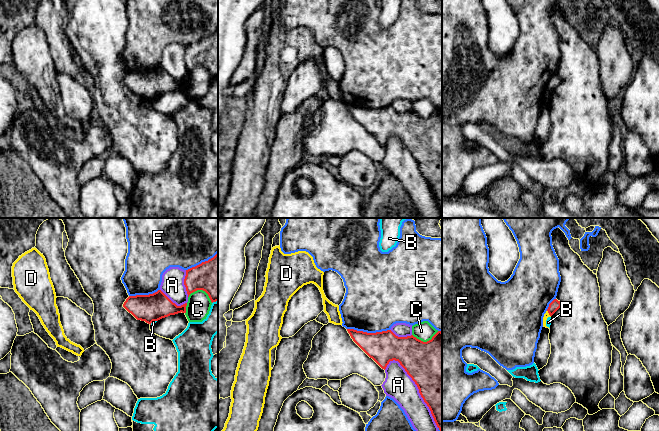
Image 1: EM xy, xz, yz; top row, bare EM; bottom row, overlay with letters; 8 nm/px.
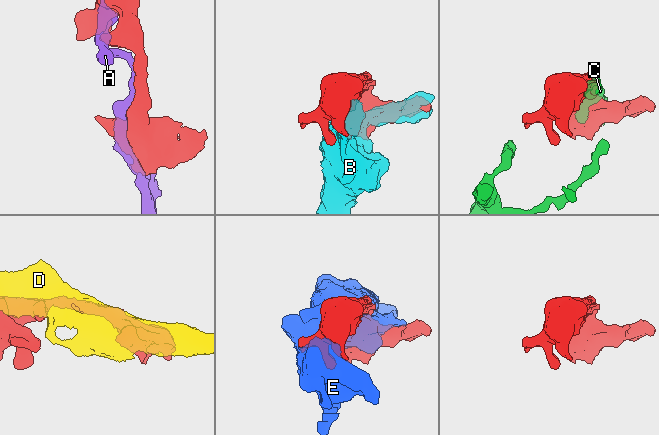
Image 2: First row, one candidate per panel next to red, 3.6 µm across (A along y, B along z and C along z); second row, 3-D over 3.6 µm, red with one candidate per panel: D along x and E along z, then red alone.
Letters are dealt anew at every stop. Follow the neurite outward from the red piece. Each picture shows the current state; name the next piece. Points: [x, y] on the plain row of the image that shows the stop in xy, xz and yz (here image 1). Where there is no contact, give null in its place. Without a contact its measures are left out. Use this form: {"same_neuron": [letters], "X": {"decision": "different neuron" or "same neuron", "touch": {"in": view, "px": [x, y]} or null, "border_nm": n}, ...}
{"same_neuron": [], "A": {"decision": "different neuron", "touch": {"in": "xz", "px": [419, 167]}, "border_nm": 650}, "B": {"decision": "different neuron", "touch": {"in": "xy", "px": [153, 96]}, "border_nm": 70}, "C": {"decision": "different neuron", "touch": {"in": "xy", "px": [202, 65]}, "border_nm": 200}, "D": {"decision": "different neuron", "touch": {"in": "yz", "px": [548, 88]}, "border_nm": 60}, "E": {"decision": "different neuron", "touch": {"in": "xz", "px": [368, 109]}, "border_nm": 340}}

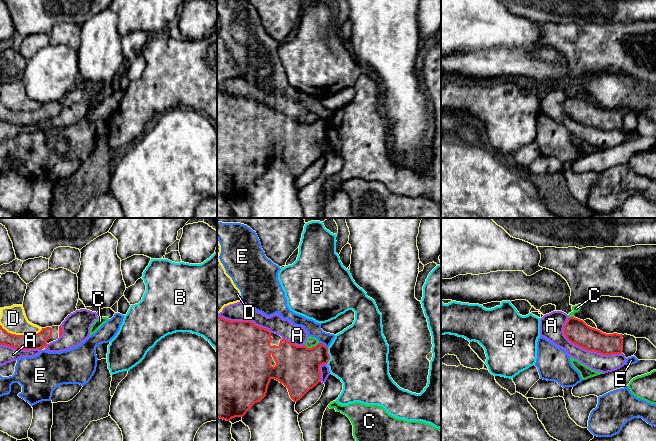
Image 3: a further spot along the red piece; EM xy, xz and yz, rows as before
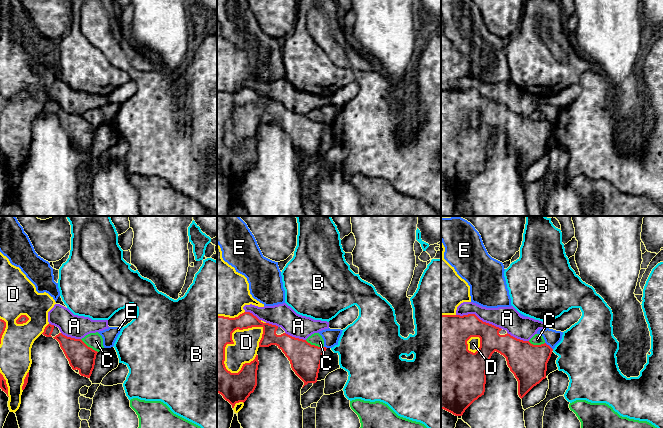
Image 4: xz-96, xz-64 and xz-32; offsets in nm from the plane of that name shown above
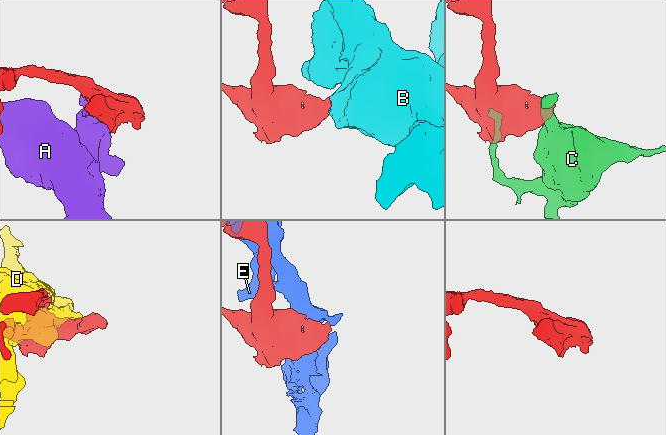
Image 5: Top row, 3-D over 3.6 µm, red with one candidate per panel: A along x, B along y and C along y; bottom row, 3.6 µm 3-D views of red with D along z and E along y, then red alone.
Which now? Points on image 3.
{"same_neuron": [], "A": {"decision": "different neuron", "touch": {"in": "yz", "px": [588, 126]}, "border_nm": 500}, "B": {"decision": "different neuron", "touch": {"in": "xz", "px": [329, 132]}, "border_nm": 130}, "C": {"decision": "different neuron", "touch": {"in": "xz", "px": [312, 123]}, "border_nm": 120}, "D": {"decision": "different neuron", "touch": {"in": "xy", "px": [21, 111]}, "border_nm": 340}, "E": {"decision": "different neuron", "touch": {"in": "xz", "px": [323, 120]}, "border_nm": 90}}

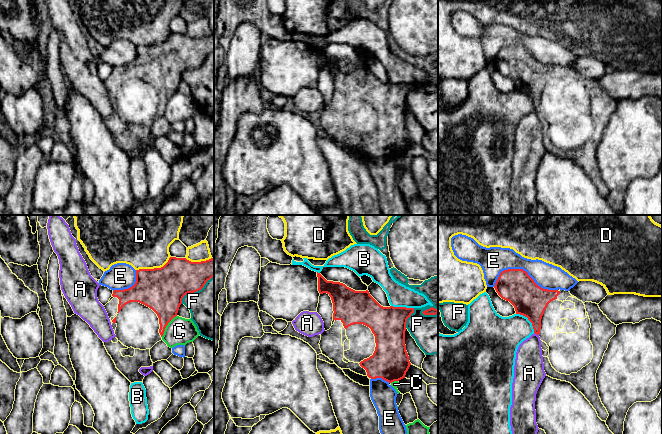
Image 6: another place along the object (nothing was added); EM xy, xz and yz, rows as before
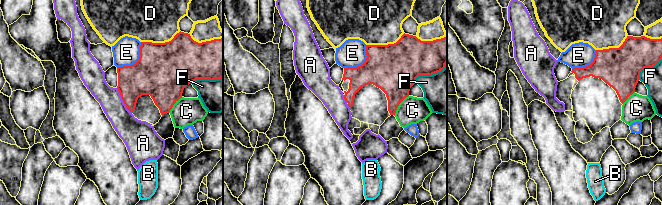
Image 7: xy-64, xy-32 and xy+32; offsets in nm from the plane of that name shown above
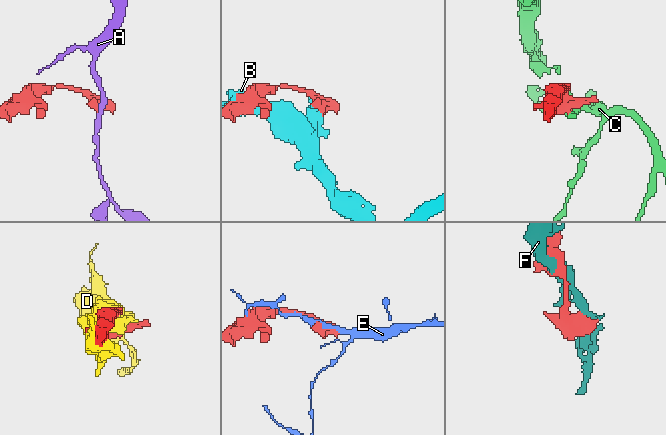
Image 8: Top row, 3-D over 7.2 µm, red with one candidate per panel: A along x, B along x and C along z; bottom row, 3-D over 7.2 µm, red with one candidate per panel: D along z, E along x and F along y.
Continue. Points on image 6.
{"same_neuron": [], "A": {"decision": "different neuron", "touch": {"in": "yz", "px": [536, 109]}, "border_nm": 50}, "B": {"decision": "different neuron", "touch": {"in": "yz", "px": [528, 95]}, "border_nm": 220}, "C": {"decision": "different neuron", "touch": {"in": "xy", "px": [166, 101]}, "border_nm": 220}, "D": {"decision": "different neuron", "touch": {"in": "xy", "px": [154, 44]}, "border_nm": 300}, "E": {"decision": "different neuron", "touch": {"in": "yz", "px": [522, 45]}, "border_nm": 500}, "F": {"decision": "different neuron", "touch": {"in": "xy", "px": [195, 67]}, "border_nm": 340}}

